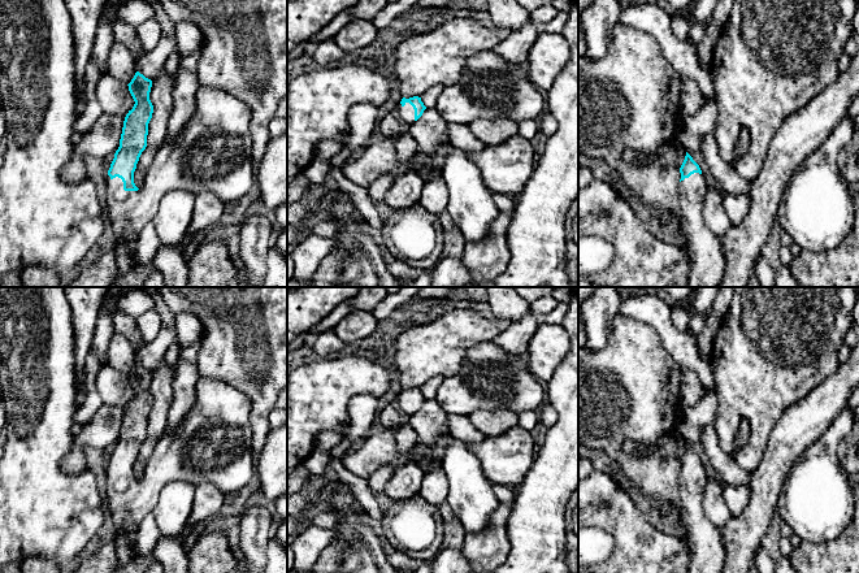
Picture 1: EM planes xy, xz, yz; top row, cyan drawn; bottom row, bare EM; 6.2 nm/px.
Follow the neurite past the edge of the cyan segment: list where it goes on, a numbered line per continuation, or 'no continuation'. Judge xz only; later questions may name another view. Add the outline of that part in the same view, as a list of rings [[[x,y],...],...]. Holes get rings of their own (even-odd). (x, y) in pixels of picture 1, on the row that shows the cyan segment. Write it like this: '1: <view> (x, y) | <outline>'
1: xz (407, 113) | [[[399,103],[396,108],[398,108],[400,118],[404,122],[409,125],[415,122],[415,109],[409,103],[405,103],[404,107]]]

